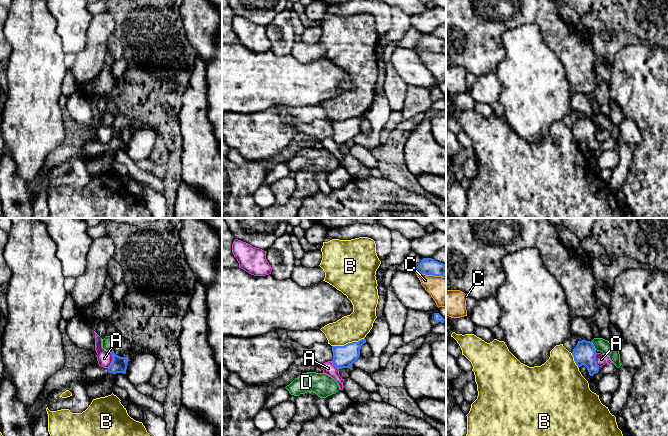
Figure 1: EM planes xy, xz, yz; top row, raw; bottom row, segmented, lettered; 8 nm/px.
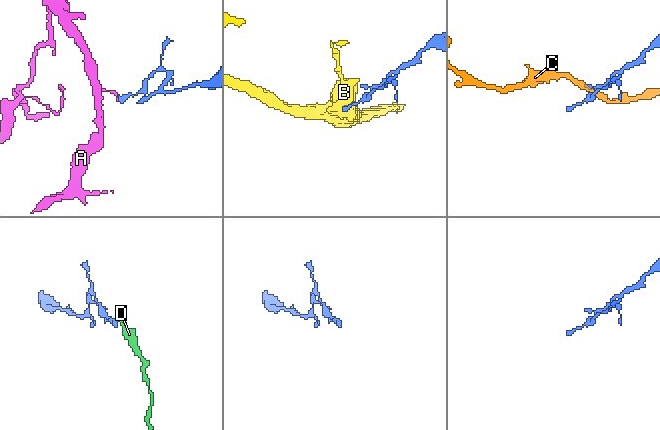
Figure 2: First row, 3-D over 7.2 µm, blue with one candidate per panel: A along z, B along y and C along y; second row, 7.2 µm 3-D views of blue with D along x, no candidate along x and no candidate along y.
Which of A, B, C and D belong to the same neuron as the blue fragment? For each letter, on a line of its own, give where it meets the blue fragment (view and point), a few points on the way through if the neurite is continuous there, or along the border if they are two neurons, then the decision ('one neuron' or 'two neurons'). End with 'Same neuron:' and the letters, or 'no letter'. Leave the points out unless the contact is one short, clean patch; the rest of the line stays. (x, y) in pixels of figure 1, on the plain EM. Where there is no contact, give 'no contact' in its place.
A: xy (113, 136) | along xy (110, 127), (112, 138), (107, 144) | two neurons
B: xz (348, 119) | along xz (364, 113), (343, 121), (332, 122) | two neurons
C: xz (431, 50) | along xz (416, 49), (445, 53) | two neurons
D: yz (593, 122) | along yz (591, 117), (595, 126) | two neurons
Same neuron: no letter

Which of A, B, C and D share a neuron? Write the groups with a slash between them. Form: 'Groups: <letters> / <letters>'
Groups: A / B / C / D

